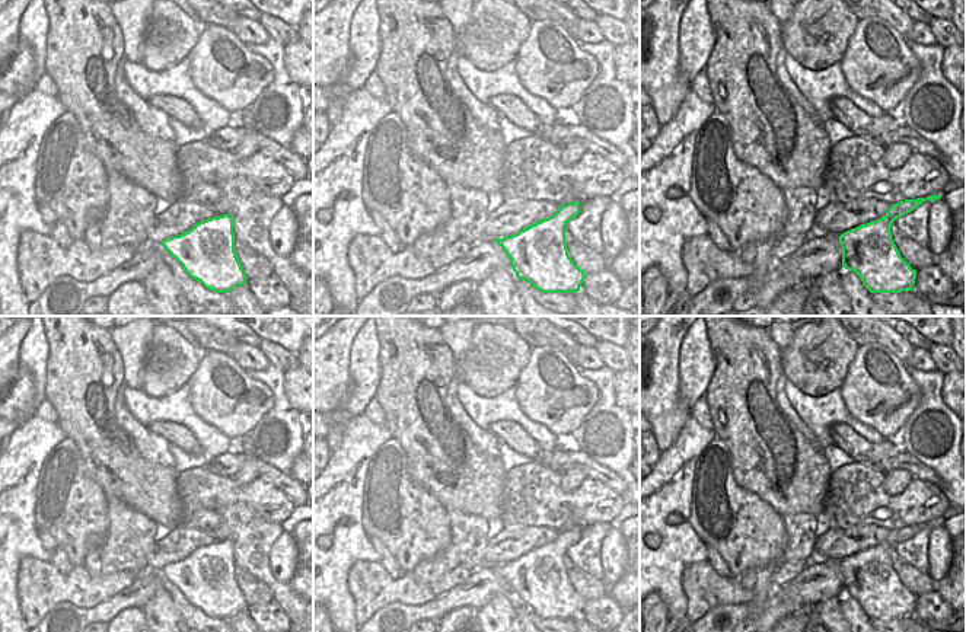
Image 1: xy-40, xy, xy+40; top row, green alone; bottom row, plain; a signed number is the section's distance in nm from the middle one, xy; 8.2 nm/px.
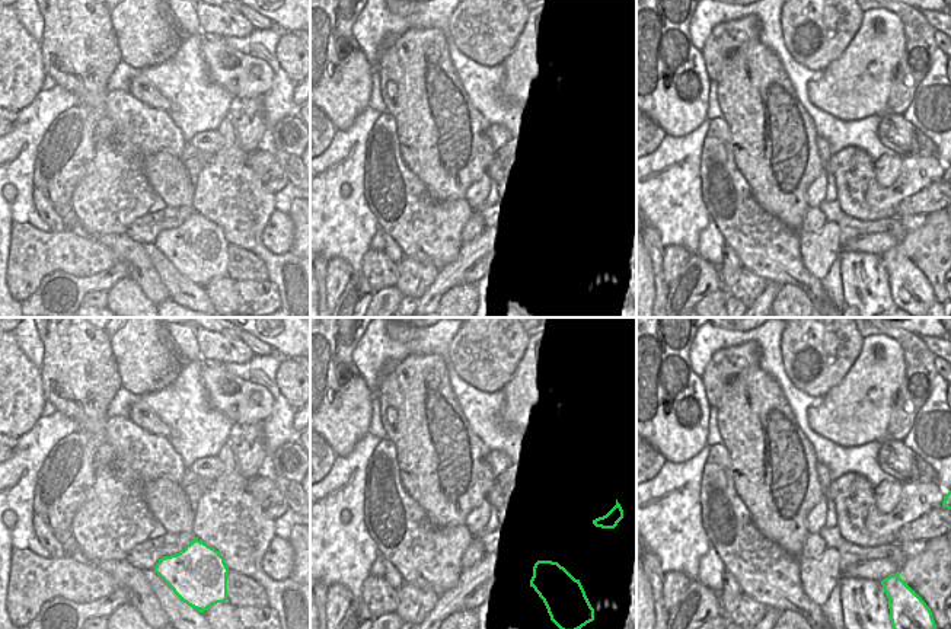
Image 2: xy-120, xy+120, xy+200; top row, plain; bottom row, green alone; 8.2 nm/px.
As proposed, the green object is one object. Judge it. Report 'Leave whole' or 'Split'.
Leave whole.

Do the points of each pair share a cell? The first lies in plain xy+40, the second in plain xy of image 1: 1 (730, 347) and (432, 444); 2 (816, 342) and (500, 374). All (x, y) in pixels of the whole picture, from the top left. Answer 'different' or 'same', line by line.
1: same
2: same

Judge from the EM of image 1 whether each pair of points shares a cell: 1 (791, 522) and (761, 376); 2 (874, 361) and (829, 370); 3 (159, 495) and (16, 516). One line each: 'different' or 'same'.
1: different
2: different
3: different

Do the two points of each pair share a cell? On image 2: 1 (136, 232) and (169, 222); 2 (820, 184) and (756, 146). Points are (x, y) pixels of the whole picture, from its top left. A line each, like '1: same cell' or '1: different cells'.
1: same cell
2: different cells

